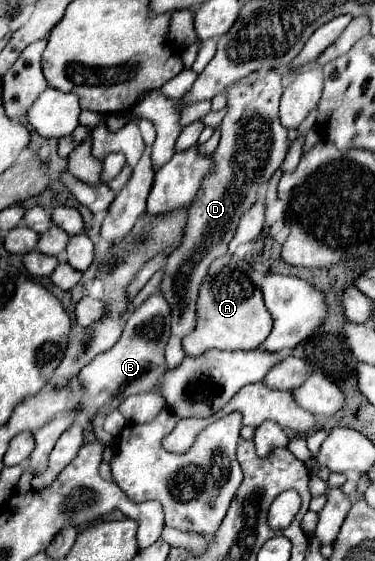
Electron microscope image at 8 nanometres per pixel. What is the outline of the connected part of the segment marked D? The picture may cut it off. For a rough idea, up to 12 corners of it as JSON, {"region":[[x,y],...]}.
{"region":[[281,73],[227,89],[213,169],[159,293],[169,369],[211,263],[291,147]]}

